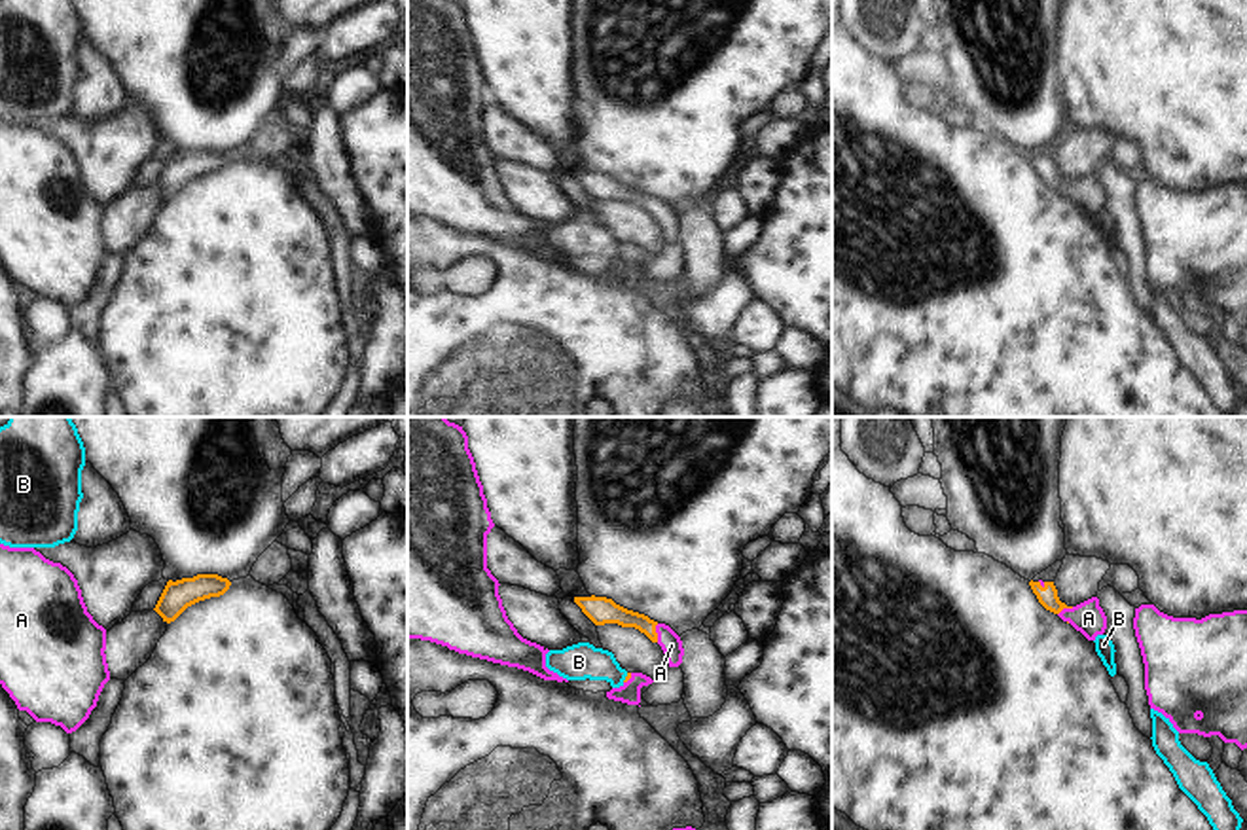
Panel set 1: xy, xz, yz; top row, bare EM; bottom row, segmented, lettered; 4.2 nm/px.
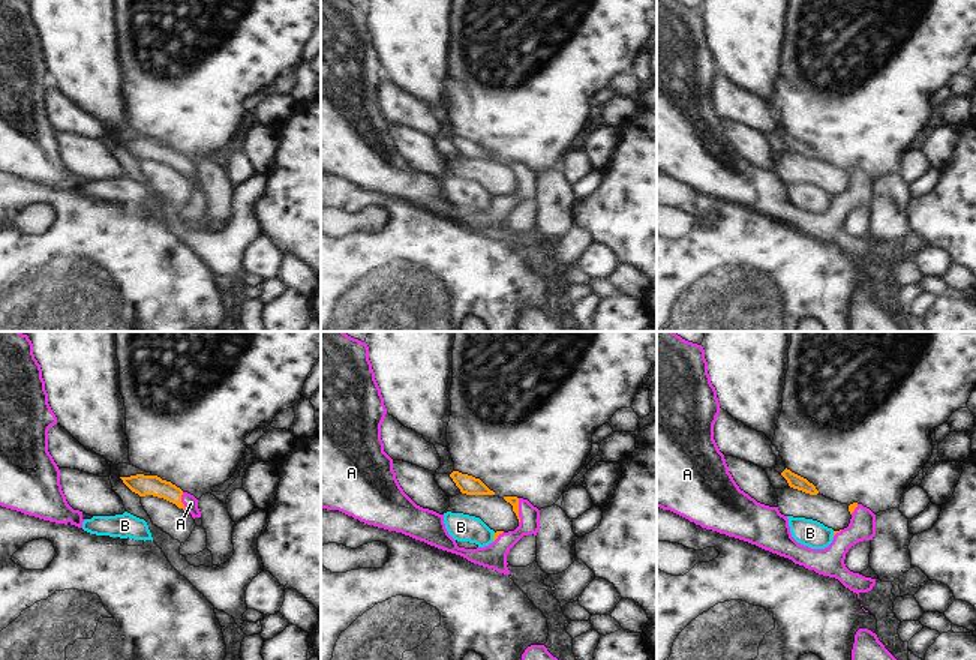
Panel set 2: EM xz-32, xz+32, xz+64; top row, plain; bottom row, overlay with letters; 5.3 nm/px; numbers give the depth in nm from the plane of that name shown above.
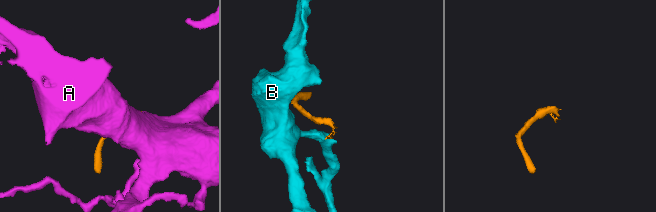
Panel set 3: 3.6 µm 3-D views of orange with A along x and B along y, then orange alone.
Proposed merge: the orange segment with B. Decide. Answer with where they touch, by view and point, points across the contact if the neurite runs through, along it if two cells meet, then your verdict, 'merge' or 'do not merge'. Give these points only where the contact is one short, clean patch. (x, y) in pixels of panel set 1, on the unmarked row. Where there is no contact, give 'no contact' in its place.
contact xz (626, 252); border xz (628, 249), (622, 256); do not merge

